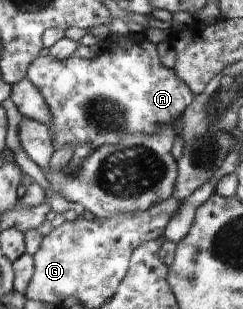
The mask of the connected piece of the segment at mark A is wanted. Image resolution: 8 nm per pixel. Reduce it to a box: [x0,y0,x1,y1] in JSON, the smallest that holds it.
[27,40,196,151]

